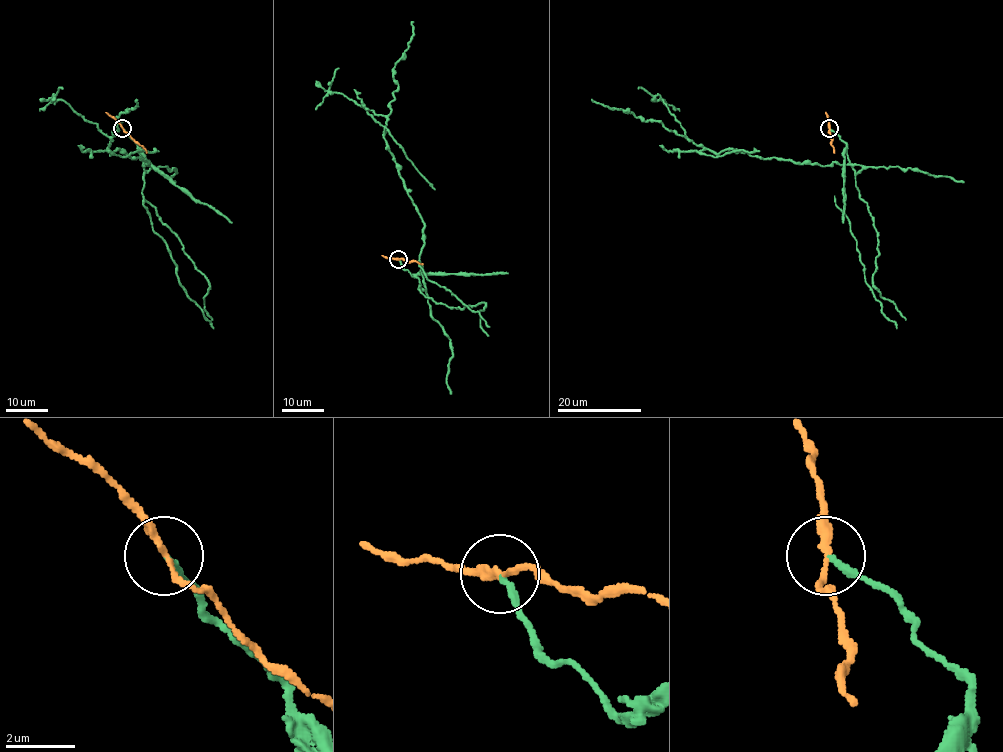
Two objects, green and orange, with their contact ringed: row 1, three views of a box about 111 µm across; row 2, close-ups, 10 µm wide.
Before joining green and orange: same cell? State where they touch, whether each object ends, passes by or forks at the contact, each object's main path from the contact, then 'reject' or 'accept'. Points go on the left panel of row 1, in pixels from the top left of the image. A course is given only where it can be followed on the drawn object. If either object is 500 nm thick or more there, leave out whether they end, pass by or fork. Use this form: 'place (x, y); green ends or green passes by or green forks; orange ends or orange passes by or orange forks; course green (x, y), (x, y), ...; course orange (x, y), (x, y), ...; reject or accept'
place (122, 128); green ends; orange passes by; course green (122, 128), (141, 158), (142, 196), (208, 282), (198, 305), (179, 282), (177, 265), (153, 229), (143, 195); course orange (122, 128), (146, 152); reject

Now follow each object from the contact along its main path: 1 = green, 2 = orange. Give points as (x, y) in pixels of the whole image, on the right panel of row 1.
1: (829, 128), (846, 144), (872, 220), (879, 253), (872, 285), (882, 305), (865, 282), (835, 195)
2: (829, 128), (835, 152)

